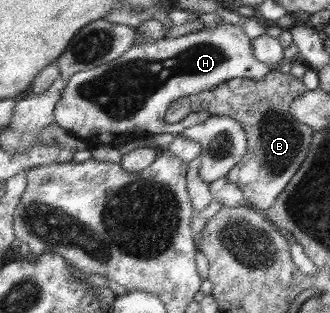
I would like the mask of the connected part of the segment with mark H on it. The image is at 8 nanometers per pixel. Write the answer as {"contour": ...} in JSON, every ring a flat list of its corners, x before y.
{"contour":[[218,23,214,29,202,28,176,38,162,37,158,41,142,41,130,46,121,57,71,75,64,84,59,100,53,109,53,121,72,136,80,139,92,137,96,145,119,147,129,137,142,137,148,134,171,133,178,135,183,129,201,123,210,114,207,111,188,113,174,123,166,123,164,117,170,103,182,96,202,91,212,91,232,78,250,79,260,82,269,73,268,66,260,63,251,48,251,39,246,37,240,25]]}

